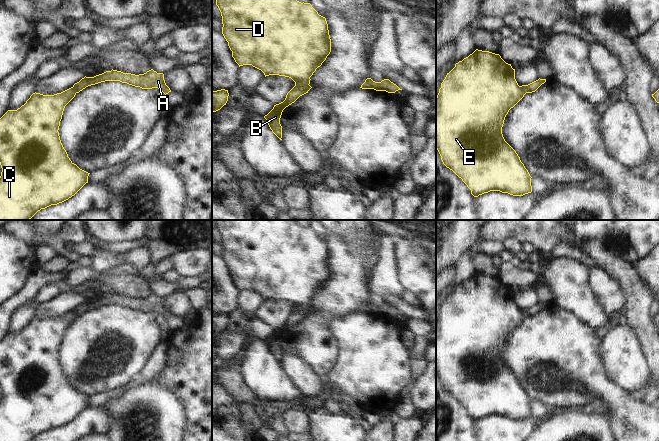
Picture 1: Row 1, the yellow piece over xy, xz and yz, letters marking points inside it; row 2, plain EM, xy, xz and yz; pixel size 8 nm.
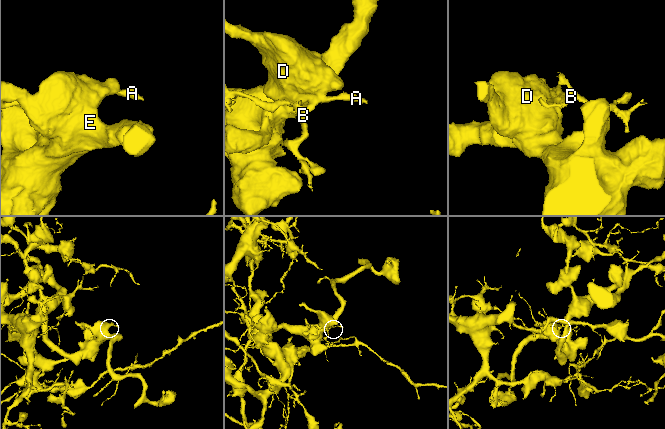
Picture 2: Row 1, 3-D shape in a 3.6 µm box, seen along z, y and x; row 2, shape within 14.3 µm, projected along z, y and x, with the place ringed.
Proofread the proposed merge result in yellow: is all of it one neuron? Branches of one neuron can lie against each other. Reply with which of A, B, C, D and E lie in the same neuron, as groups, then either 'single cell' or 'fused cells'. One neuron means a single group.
A B / C D E | fused cells

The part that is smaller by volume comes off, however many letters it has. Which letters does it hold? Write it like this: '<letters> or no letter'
A, B

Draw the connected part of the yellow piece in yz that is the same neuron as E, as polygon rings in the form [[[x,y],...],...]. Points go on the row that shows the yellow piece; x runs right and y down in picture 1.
[[[478,49],[456,63],[441,83],[436,97],[436,149],[443,164],[462,179],[474,197],[490,191],[500,191],[513,196],[523,196],[532,192],[532,177],[502,134],[506,115],[527,91],[528,88],[518,85],[515,69],[511,64],[506,63],[499,54]]]

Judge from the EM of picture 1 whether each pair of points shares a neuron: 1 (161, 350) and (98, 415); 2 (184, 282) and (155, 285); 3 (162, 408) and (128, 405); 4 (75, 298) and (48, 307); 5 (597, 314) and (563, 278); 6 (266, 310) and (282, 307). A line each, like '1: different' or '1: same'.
1: different
2: same
3: same
4: same
5: same
6: same

